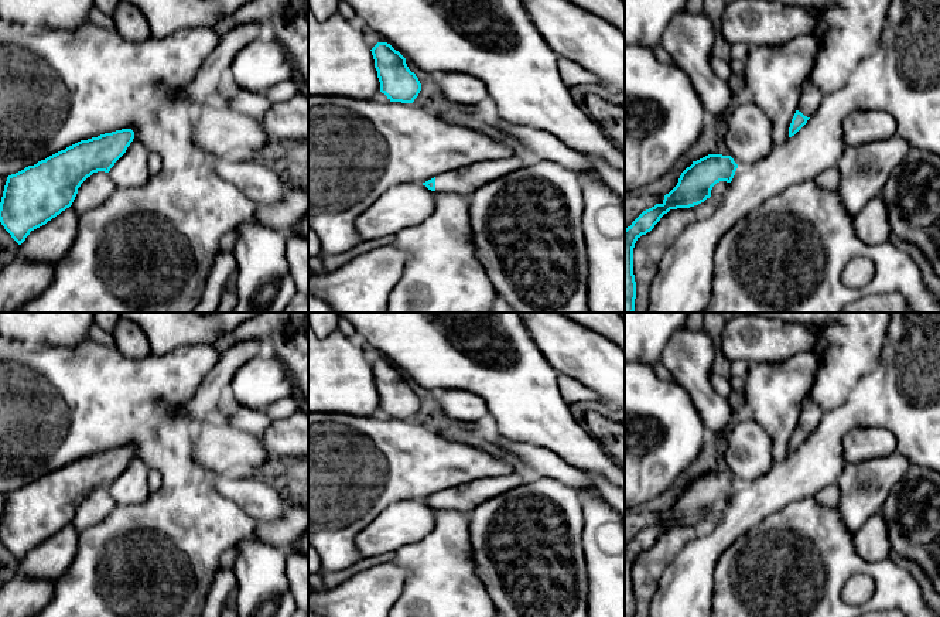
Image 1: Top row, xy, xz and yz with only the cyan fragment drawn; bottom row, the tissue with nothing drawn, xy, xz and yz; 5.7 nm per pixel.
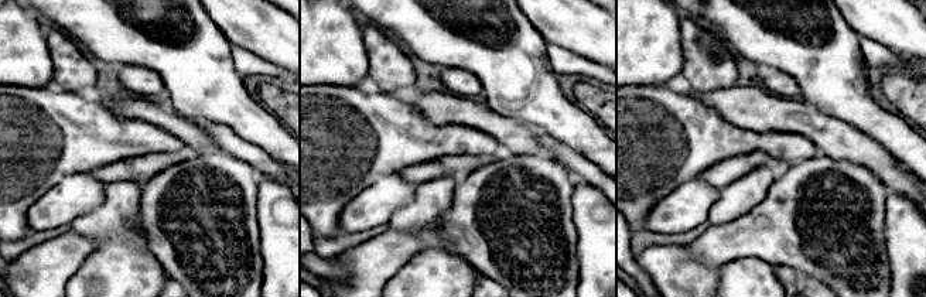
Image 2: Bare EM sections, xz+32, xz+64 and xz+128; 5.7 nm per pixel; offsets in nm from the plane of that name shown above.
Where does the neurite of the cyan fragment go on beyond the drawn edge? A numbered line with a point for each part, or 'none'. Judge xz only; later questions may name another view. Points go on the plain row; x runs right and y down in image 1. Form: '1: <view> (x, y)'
1: xz (465, 497)

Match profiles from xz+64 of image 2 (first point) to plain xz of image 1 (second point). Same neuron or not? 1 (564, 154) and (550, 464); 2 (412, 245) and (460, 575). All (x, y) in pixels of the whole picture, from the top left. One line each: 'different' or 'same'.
1: same
2: different

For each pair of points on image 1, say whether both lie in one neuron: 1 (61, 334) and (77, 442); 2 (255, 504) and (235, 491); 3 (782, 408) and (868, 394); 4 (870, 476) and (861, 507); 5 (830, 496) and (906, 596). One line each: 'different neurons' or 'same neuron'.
1: different neurons
2: same neuron
3: different neurons
4: same neuron
5: different neurons

